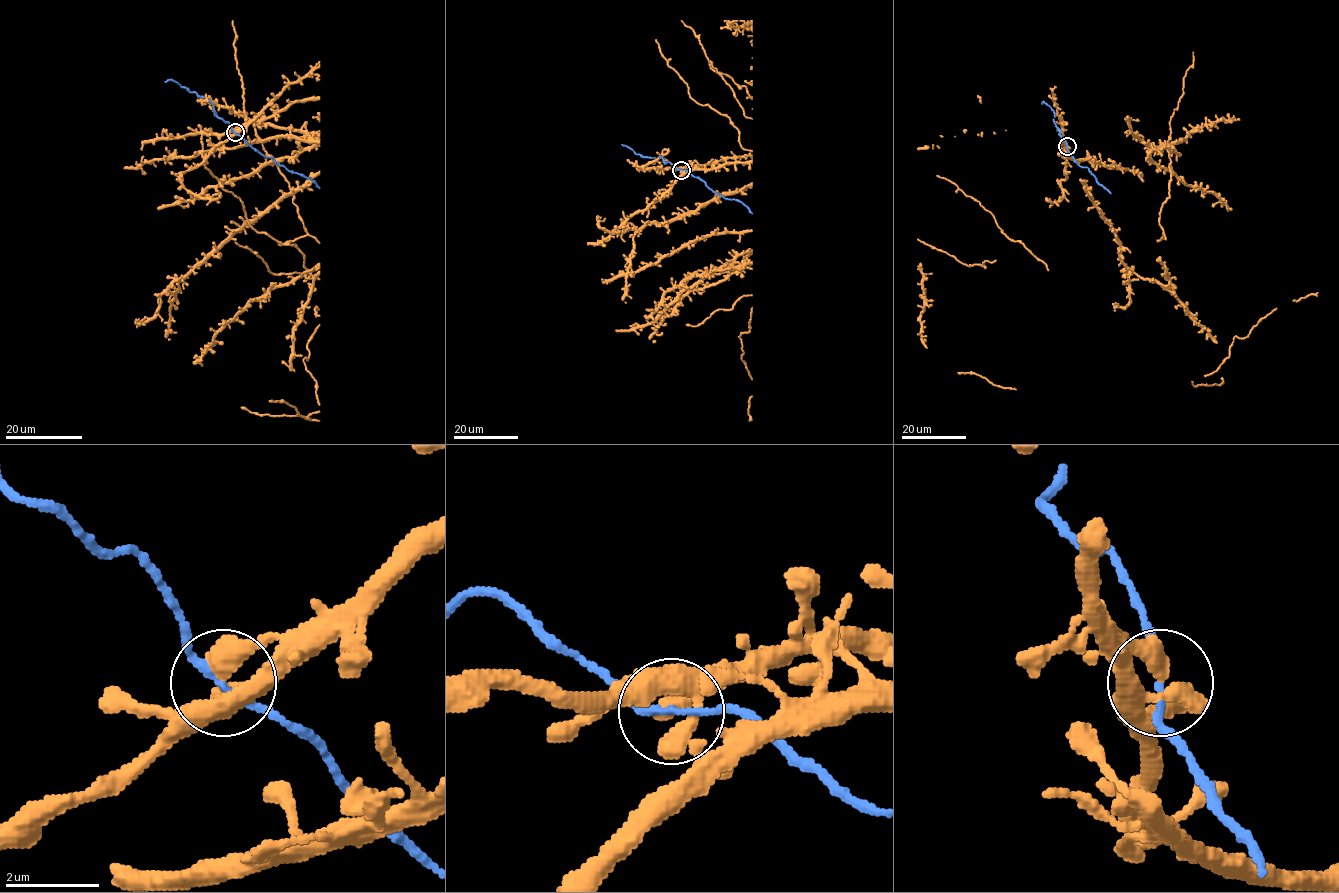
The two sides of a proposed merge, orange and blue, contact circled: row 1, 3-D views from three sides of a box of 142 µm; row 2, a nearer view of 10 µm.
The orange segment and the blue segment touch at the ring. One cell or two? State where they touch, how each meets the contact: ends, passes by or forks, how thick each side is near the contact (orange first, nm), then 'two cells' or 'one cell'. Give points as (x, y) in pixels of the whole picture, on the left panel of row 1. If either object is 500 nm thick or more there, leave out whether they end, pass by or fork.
place (235, 132); orange ends; blue passes by; calibres 440 and 130 nm; one cell

